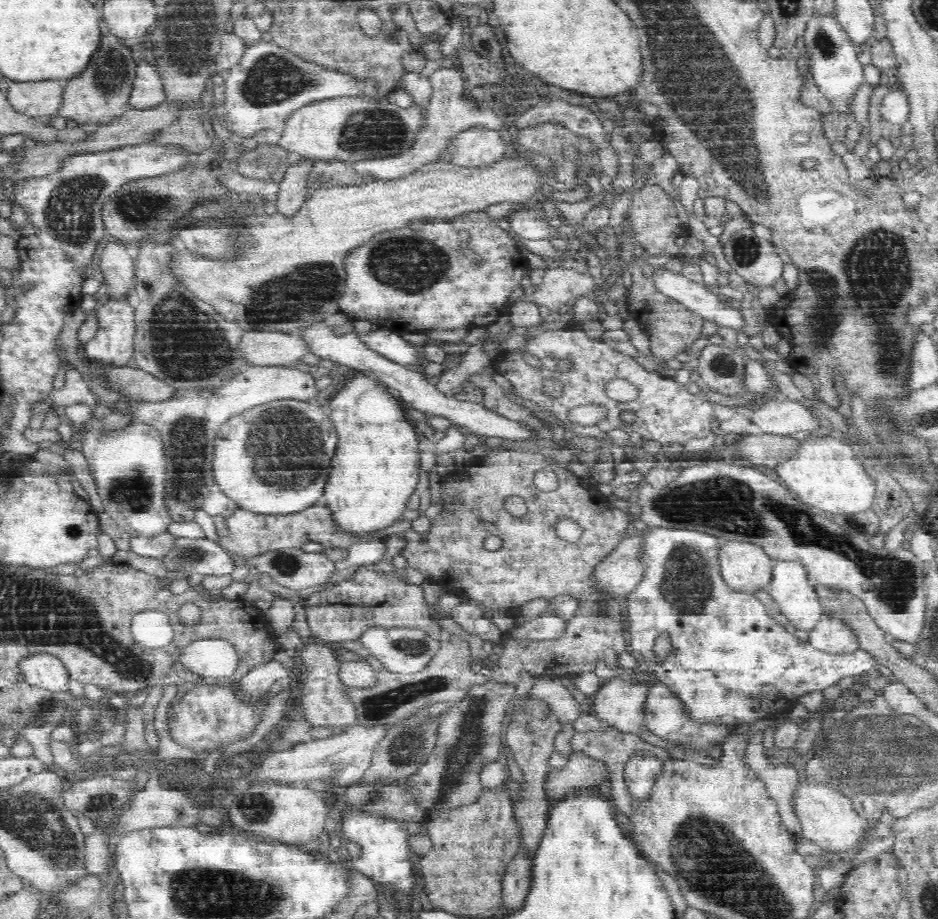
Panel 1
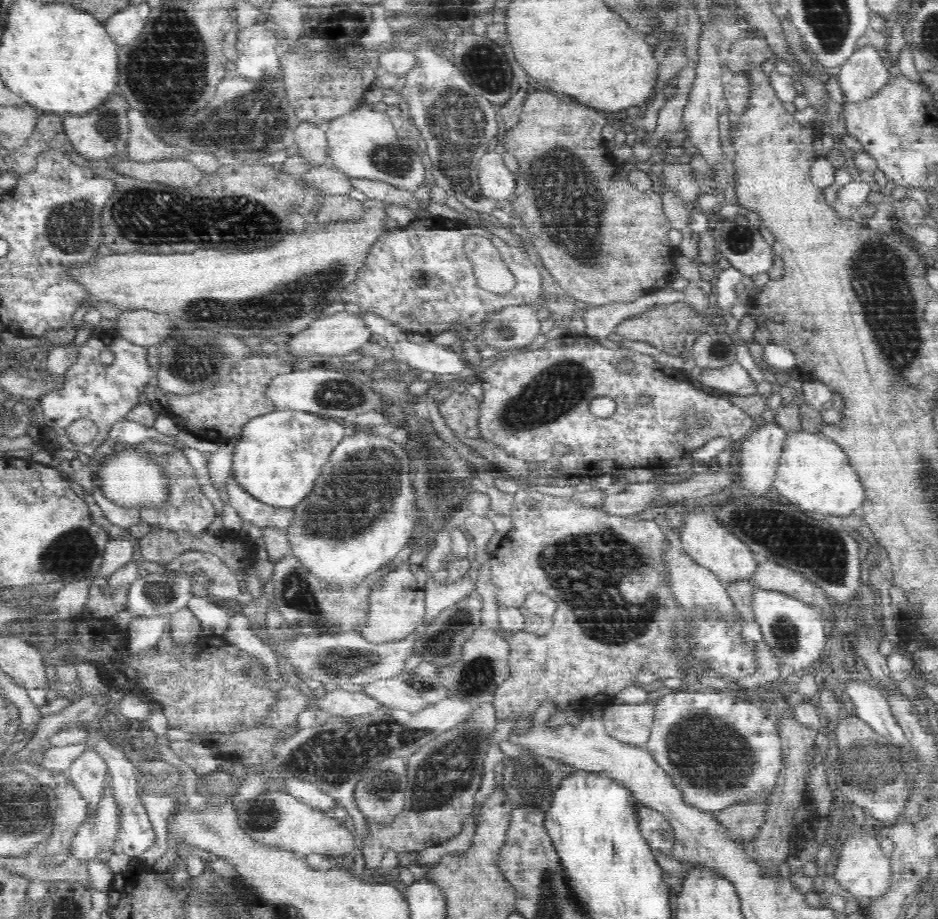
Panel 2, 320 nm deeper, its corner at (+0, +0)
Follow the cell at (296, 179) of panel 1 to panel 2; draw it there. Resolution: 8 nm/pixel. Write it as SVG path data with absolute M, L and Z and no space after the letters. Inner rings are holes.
M299 122L294 129L294 134L298 152L306 158L306 161L310 161L314 166L329 163L325 128L322 125Z

